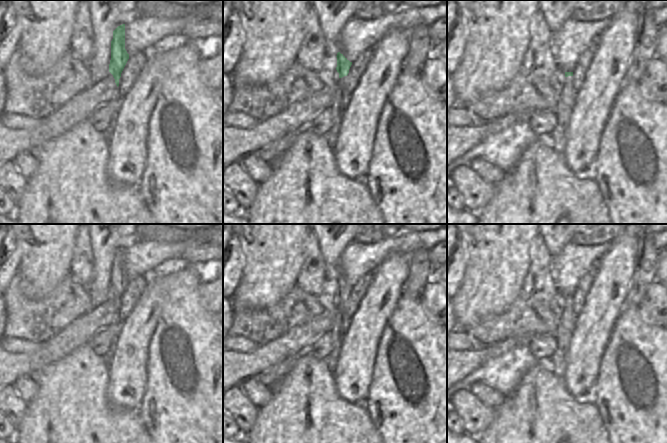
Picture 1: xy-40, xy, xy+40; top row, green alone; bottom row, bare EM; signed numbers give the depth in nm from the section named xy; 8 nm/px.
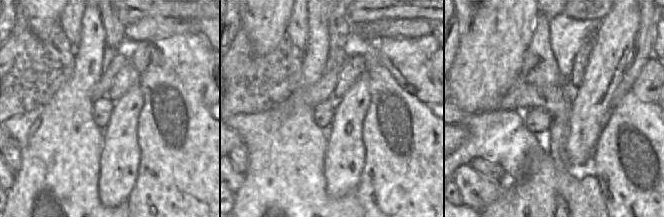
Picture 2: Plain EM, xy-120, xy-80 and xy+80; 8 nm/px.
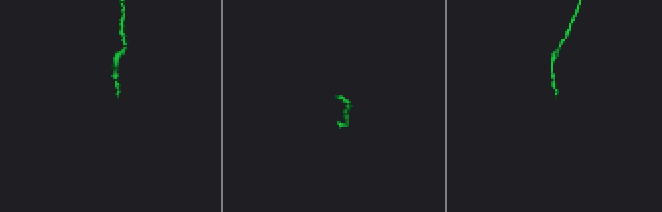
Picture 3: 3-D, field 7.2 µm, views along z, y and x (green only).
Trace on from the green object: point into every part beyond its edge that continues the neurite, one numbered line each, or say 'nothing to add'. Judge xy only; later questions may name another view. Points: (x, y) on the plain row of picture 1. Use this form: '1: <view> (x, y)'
1: xy (341, 320)

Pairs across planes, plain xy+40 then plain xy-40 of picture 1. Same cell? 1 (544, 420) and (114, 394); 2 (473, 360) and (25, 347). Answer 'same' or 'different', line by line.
1: different
2: different

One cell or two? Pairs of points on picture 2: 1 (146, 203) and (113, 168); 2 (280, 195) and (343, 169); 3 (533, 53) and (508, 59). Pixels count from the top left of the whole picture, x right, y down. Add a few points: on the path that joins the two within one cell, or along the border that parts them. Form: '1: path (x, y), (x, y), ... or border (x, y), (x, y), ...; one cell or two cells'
1: border (138, 164), (138, 175), (126, 201); two cells
2: border (325, 152), (325, 192), (334, 198); two cells
3: border (532, 33), (518, 78); two cells

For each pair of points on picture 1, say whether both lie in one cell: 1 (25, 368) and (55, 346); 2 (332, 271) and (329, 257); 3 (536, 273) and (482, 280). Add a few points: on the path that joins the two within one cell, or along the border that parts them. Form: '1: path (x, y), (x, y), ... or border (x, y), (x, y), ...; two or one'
1: path (32, 362), (42, 359), (48, 353); one
2: path (331, 268), (331, 260); one
3: border (529, 251), (529, 270), (523, 281), (520, 295); two

